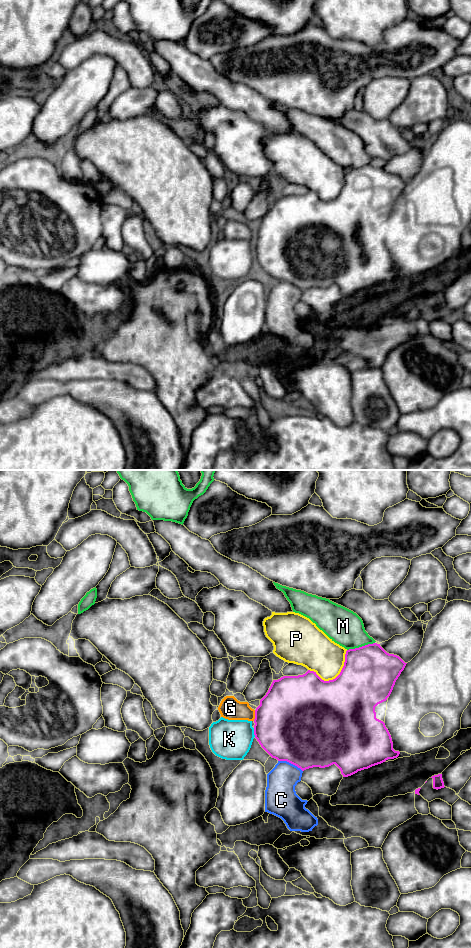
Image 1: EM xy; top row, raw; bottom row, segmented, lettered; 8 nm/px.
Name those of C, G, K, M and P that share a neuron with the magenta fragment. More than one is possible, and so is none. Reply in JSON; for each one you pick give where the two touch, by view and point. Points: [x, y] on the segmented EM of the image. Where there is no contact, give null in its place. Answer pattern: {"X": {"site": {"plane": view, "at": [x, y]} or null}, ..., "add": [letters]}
{"add": []}

